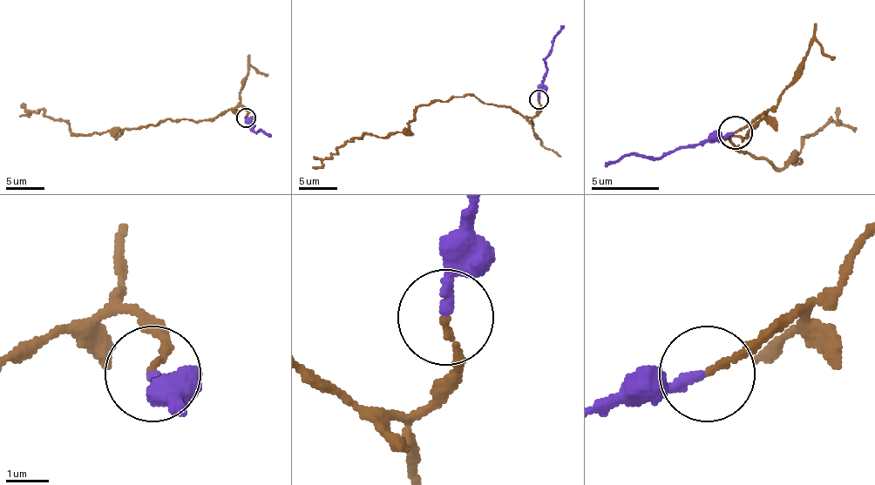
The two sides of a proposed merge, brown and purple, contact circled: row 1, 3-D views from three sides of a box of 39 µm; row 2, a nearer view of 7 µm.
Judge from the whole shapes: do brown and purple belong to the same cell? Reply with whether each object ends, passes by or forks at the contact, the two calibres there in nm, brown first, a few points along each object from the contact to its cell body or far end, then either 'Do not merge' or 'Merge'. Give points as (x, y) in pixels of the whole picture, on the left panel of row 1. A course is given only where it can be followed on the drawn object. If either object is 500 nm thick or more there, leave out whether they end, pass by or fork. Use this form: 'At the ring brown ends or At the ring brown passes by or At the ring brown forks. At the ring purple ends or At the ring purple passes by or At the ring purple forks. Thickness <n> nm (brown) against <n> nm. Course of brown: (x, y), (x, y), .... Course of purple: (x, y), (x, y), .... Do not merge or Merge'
At the ring brown ends. At the ring purple ends. Thickness 150 nm (brown) against 240 nm. Course of brown: (245, 117), (235, 106), (114, 137), (72, 133), (41, 110), (20, 116). Course of purple: (245, 117), (254, 131), (261, 129), (270, 137). Do not merge

